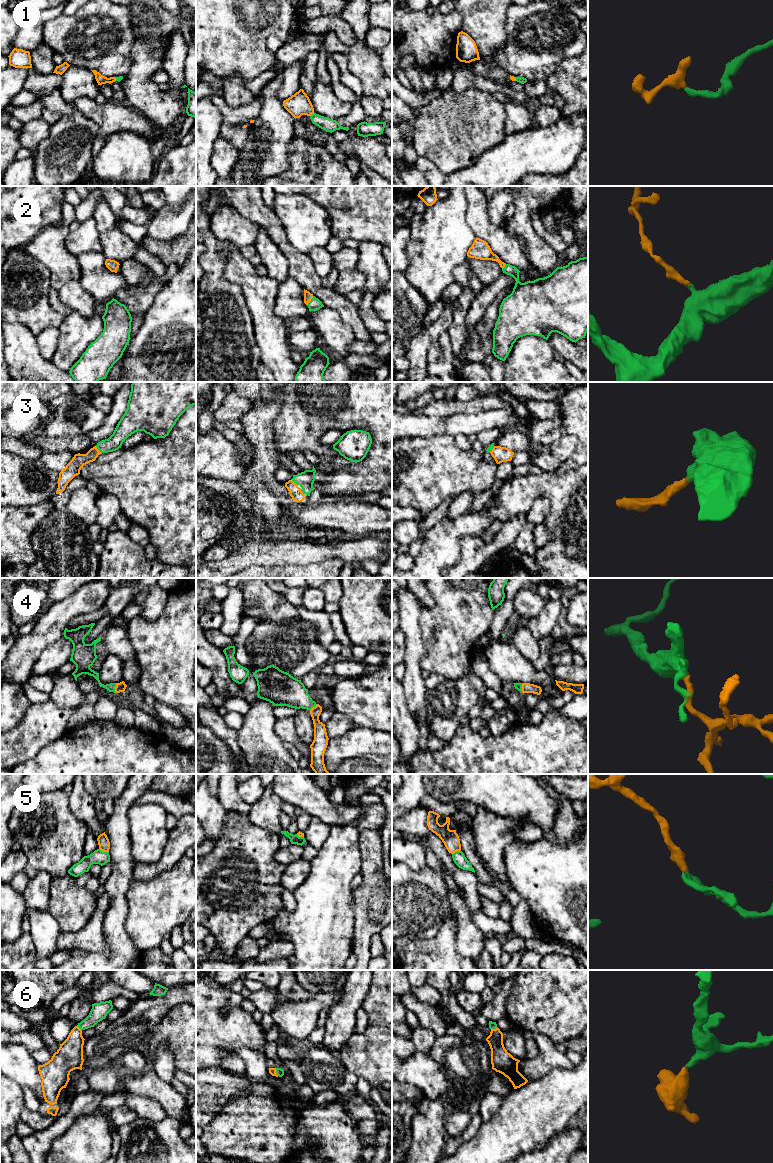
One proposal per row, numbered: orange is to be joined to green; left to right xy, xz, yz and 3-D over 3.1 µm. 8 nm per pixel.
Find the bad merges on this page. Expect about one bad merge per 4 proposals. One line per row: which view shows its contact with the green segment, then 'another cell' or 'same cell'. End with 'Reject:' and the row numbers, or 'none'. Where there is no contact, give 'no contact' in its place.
1: contact in xz; same cell
2: contact in xz; same cell
3: contact in xy; same cell
4: contact in xy; same cell
5: contact in xy; another cell
6: contact in xy; same cell
Reject: 5

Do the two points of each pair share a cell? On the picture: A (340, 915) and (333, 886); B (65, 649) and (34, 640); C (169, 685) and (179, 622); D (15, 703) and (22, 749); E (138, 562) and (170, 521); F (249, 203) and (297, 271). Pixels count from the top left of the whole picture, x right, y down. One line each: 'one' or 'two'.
A: one
B: two
C: one
D: two
E: two
F: one

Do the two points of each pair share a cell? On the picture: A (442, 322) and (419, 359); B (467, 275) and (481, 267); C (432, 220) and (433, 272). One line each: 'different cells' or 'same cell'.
A: same cell
B: different cells
C: same cell

